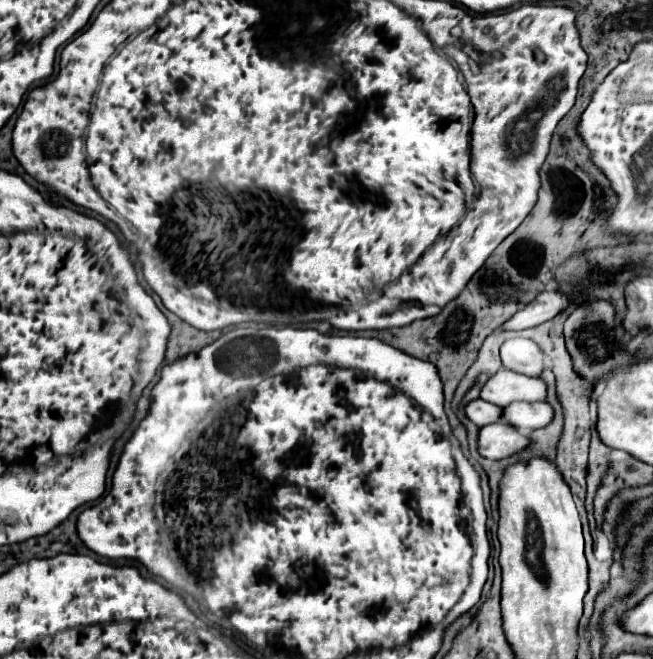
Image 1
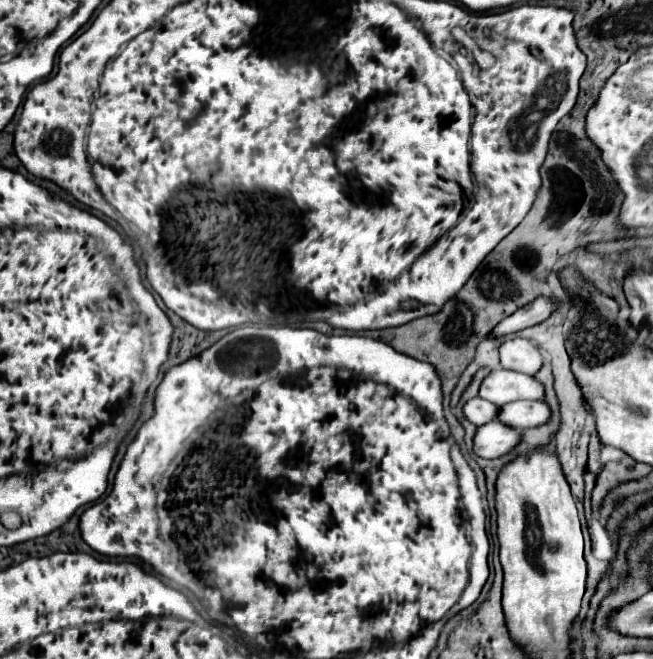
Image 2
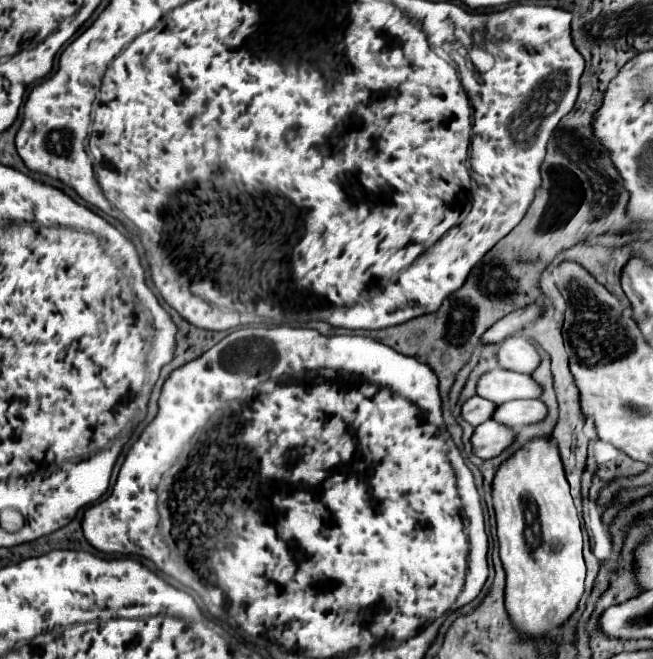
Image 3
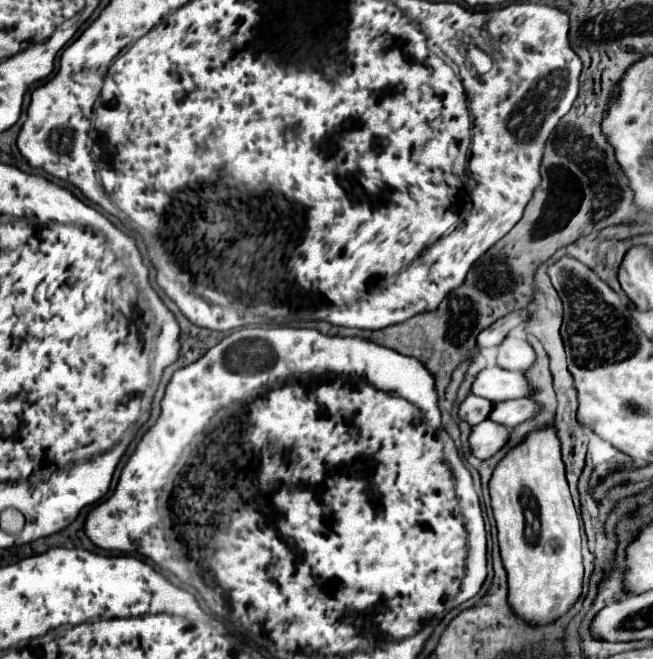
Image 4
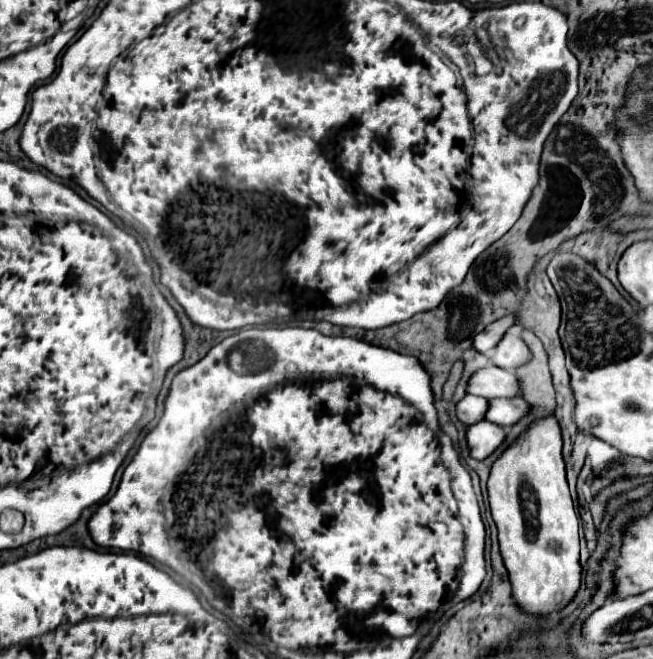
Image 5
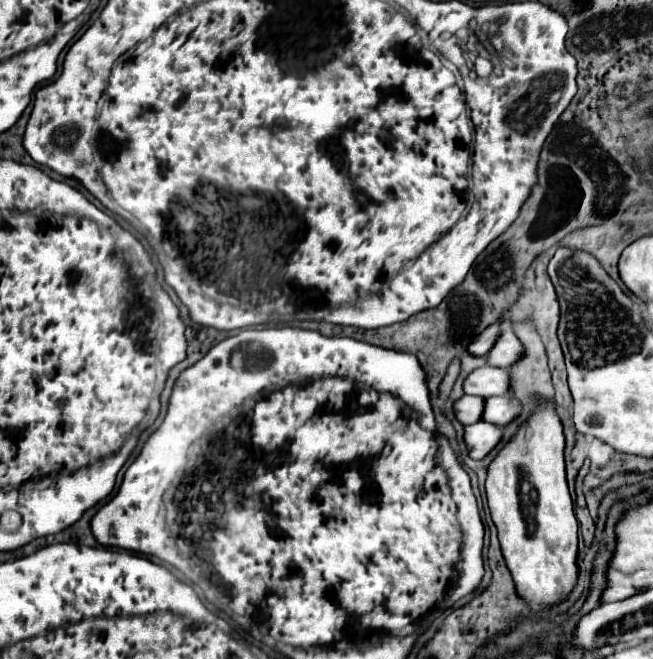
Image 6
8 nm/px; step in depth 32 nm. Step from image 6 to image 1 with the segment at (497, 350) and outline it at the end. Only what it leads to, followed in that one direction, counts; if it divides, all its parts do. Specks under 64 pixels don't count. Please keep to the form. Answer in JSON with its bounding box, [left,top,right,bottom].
[500,338,544,376]

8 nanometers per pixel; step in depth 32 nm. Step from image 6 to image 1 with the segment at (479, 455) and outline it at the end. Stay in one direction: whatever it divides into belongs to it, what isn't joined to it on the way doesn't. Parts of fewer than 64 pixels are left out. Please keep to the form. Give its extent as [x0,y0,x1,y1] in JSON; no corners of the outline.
[478,422,530,460]

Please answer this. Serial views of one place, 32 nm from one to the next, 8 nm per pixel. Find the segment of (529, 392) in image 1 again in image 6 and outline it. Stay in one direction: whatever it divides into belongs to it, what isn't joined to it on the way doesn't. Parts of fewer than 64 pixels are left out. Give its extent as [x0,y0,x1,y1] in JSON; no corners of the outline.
[464,366,512,398]

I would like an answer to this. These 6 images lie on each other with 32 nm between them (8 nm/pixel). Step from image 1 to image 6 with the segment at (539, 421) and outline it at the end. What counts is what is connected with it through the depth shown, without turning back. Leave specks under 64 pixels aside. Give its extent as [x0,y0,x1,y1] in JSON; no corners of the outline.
[482,396,522,426]

